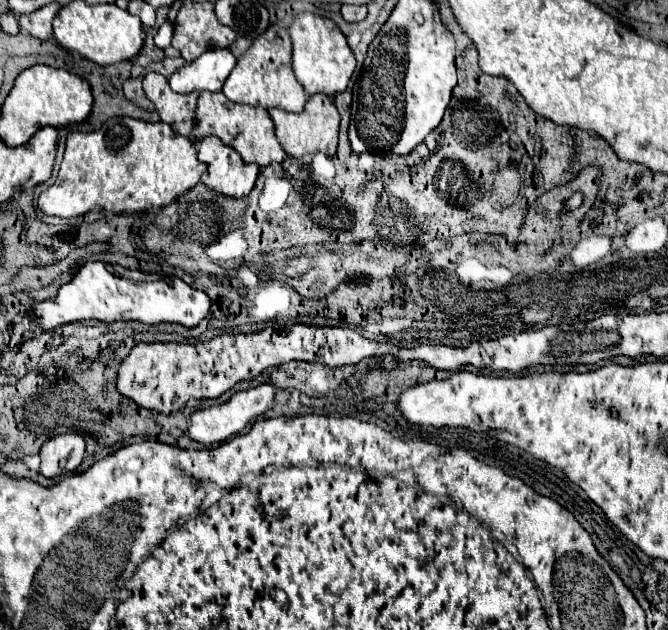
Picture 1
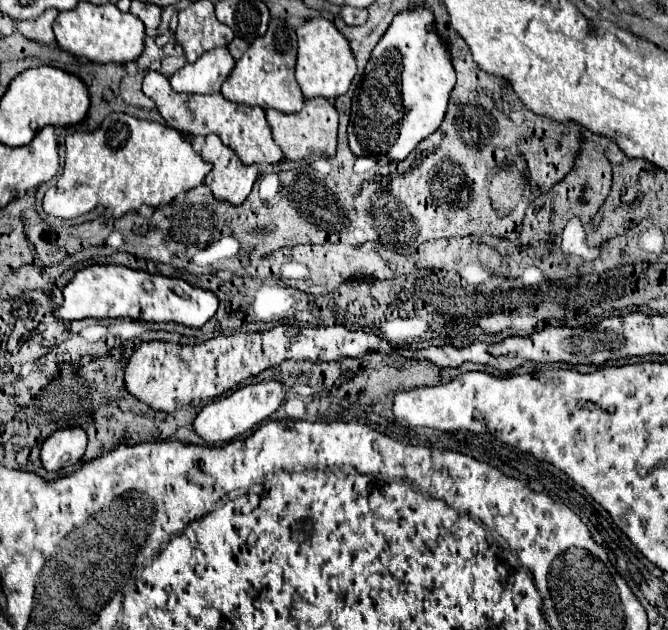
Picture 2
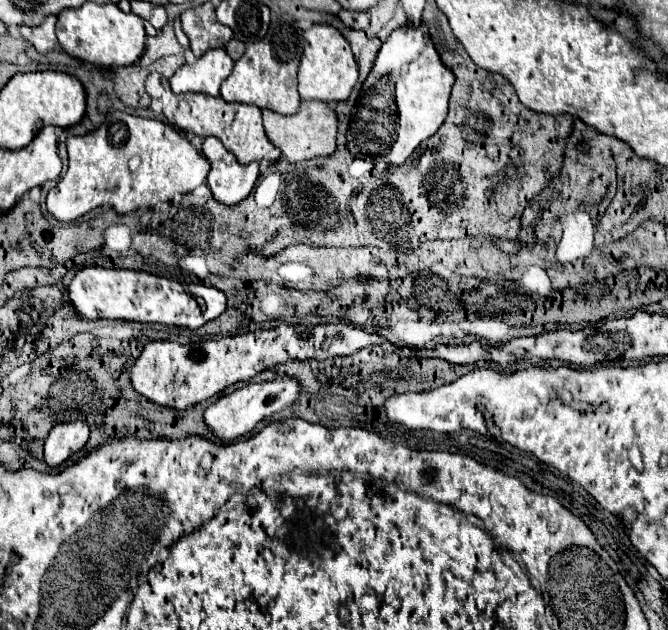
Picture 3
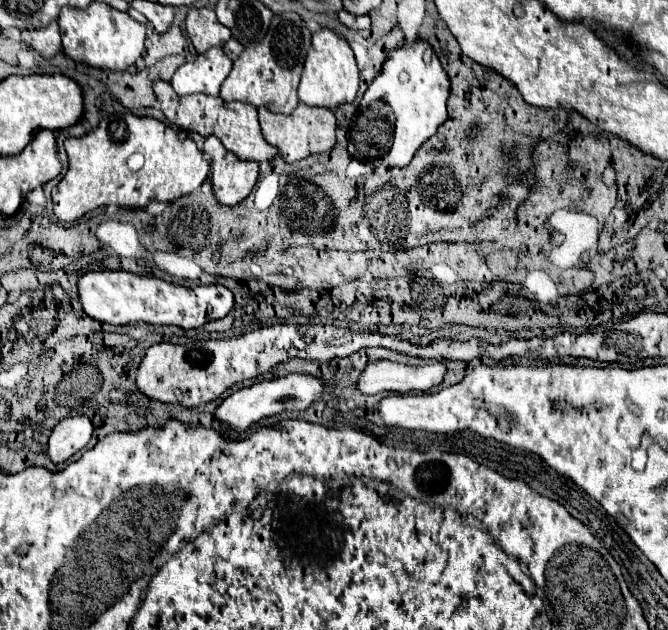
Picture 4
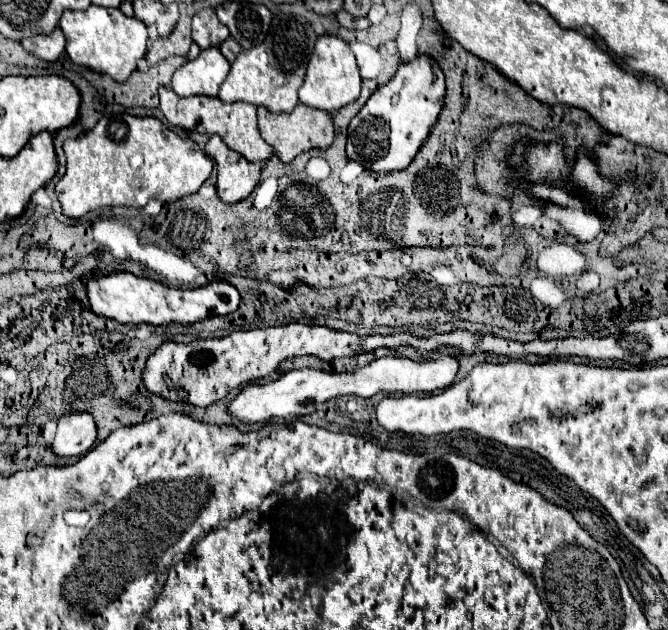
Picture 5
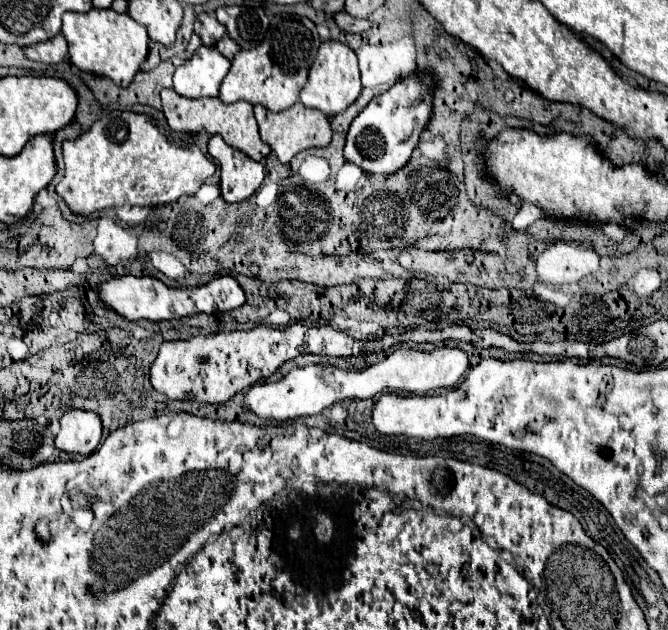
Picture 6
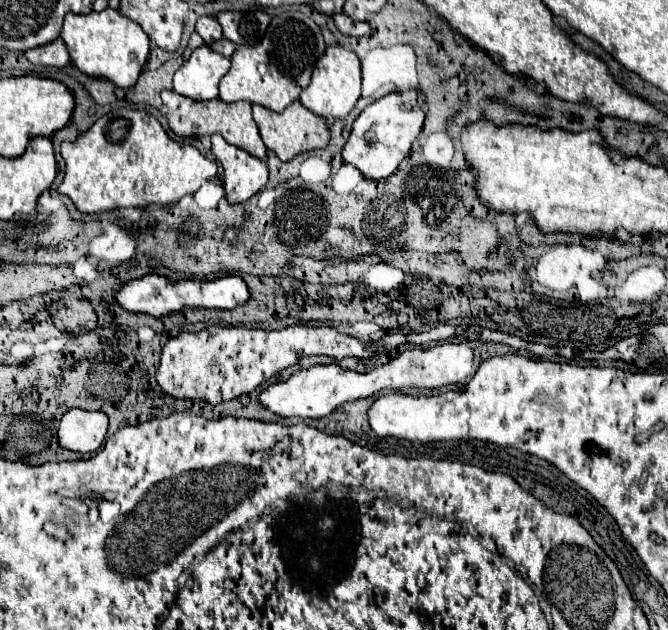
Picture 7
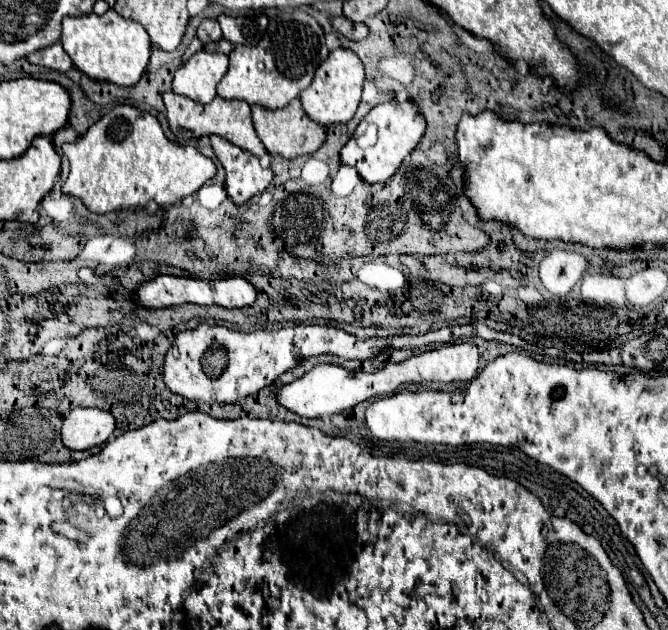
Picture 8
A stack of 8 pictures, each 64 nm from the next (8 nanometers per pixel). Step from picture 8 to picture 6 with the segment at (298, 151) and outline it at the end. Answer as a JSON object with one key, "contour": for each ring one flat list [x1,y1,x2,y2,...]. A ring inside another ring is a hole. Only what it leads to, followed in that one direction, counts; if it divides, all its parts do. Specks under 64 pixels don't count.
{"contour":[[296,102,292,108,284,112,270,112,264,106,254,106,254,116,260,126,260,136,262,142,272,148,272,152,278,156,280,162,288,164,292,156,296,156,302,150,316,148,316,146,328,146,332,140,332,130,330,130,330,120,326,114,306,108,302,102]]}

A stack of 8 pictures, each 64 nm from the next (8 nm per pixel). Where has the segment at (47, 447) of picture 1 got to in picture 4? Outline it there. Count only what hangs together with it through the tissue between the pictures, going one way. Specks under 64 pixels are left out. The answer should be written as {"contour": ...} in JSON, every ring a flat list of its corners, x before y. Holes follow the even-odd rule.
{"contour":[[74,416,60,420,50,436,48,442,48,456,54,464,66,462,76,452,84,450,94,434,94,426,88,416]]}

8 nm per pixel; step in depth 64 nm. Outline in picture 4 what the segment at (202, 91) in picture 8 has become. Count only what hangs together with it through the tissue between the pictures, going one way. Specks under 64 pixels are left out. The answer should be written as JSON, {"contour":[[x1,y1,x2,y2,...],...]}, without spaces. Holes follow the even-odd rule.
{"contour":[[210,48,208,52,200,54,196,62,182,64,172,76,170,84,174,92,180,96,196,94,196,92,218,96,220,84,230,74,230,70,232,70,232,62,222,52,222,48]]}

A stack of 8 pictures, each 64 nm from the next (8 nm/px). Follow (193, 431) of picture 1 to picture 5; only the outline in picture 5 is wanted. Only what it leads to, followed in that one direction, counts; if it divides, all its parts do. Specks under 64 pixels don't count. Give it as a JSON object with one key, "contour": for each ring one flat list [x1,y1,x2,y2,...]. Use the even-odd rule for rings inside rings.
{"contour":[[442,354,436,360,412,360,406,356,384,356,356,372,328,372,316,368,290,370,278,380,246,386,230,404,230,412,244,422,266,422,270,418,294,418,316,412,316,408,338,396,370,398,378,392,386,394,420,394,436,392,454,384,460,370,456,354]]}

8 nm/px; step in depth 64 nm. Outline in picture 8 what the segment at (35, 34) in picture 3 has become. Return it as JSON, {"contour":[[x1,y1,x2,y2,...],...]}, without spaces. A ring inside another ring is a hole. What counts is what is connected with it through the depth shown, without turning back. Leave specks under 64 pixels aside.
{"contour":[[60,42,52,44,50,48,44,48,44,50,38,50,38,52,30,54,28,62,38,64,38,66,46,66,46,68,52,68,52,70,60,70,60,72,68,72,72,68,72,60,64,52]]}

